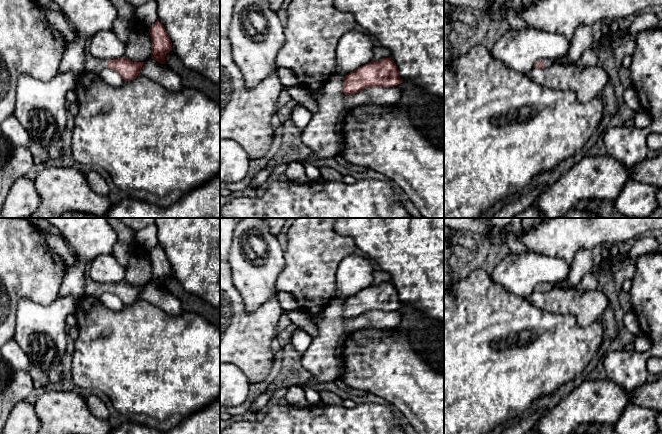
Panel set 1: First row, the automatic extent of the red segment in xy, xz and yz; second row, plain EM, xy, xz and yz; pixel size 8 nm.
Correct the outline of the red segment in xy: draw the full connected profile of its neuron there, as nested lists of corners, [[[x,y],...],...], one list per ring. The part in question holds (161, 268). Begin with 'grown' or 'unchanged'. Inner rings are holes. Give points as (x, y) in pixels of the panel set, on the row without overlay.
unchanged; [[[157,244],[150,252],[149,257],[151,260],[151,281],[160,288],[165,287],[165,280],[172,275],[172,267],[169,259],[163,248]]]

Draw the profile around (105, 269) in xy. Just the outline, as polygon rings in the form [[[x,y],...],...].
[[[102,254],[91,262],[89,277],[98,284],[115,284],[124,281],[125,267],[112,256]]]

